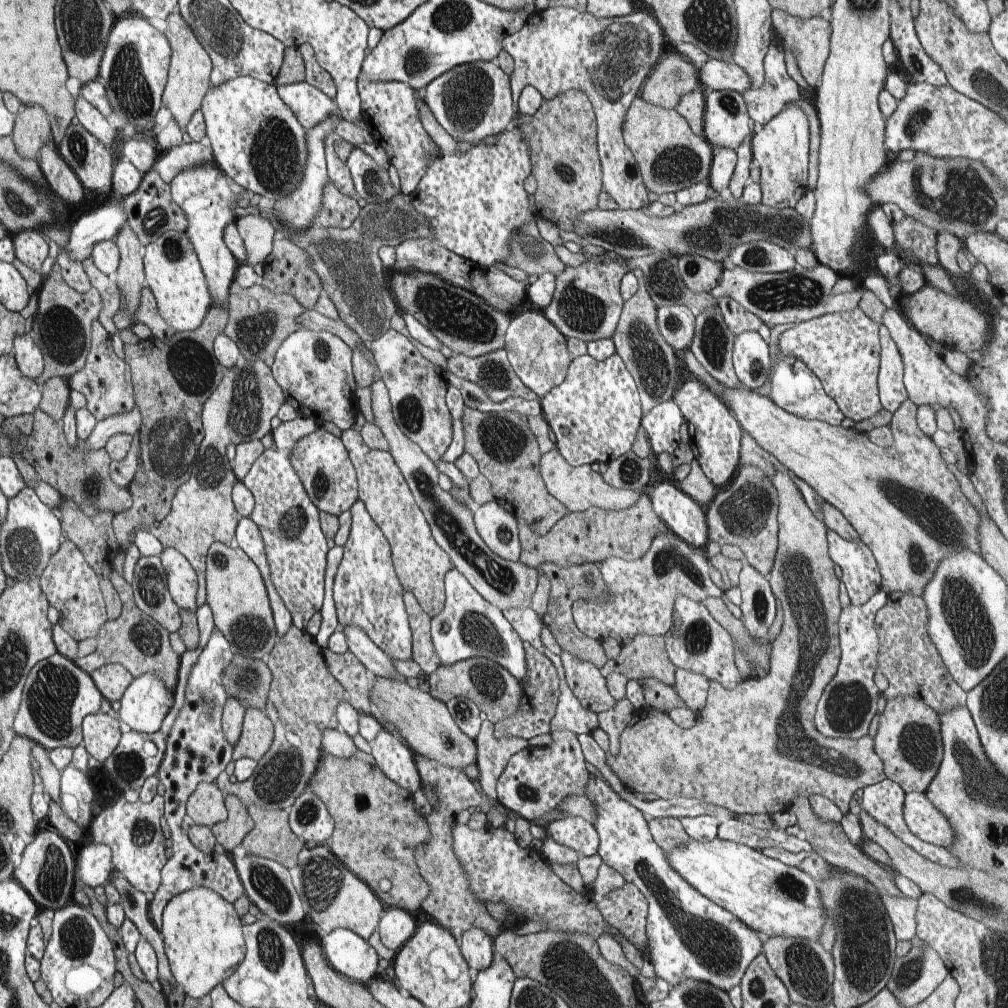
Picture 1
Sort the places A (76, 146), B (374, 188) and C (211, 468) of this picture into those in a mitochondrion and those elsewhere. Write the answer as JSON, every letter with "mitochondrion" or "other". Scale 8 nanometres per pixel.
{"A":"mitochondrion","B":"mitochondrion","C":"mitochondrion"}

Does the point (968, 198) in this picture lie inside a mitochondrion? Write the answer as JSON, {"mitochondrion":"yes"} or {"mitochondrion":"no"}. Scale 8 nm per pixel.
{"mitochondrion":"yes"}

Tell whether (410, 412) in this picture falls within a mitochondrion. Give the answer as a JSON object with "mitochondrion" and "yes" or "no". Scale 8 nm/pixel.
{"mitochondrion":"yes"}

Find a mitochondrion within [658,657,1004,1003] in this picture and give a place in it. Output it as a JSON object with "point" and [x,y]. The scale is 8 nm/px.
{"point":[866,953]}

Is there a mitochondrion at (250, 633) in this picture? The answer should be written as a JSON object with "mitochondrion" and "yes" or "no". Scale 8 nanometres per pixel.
{"mitochondrion":"yes"}

